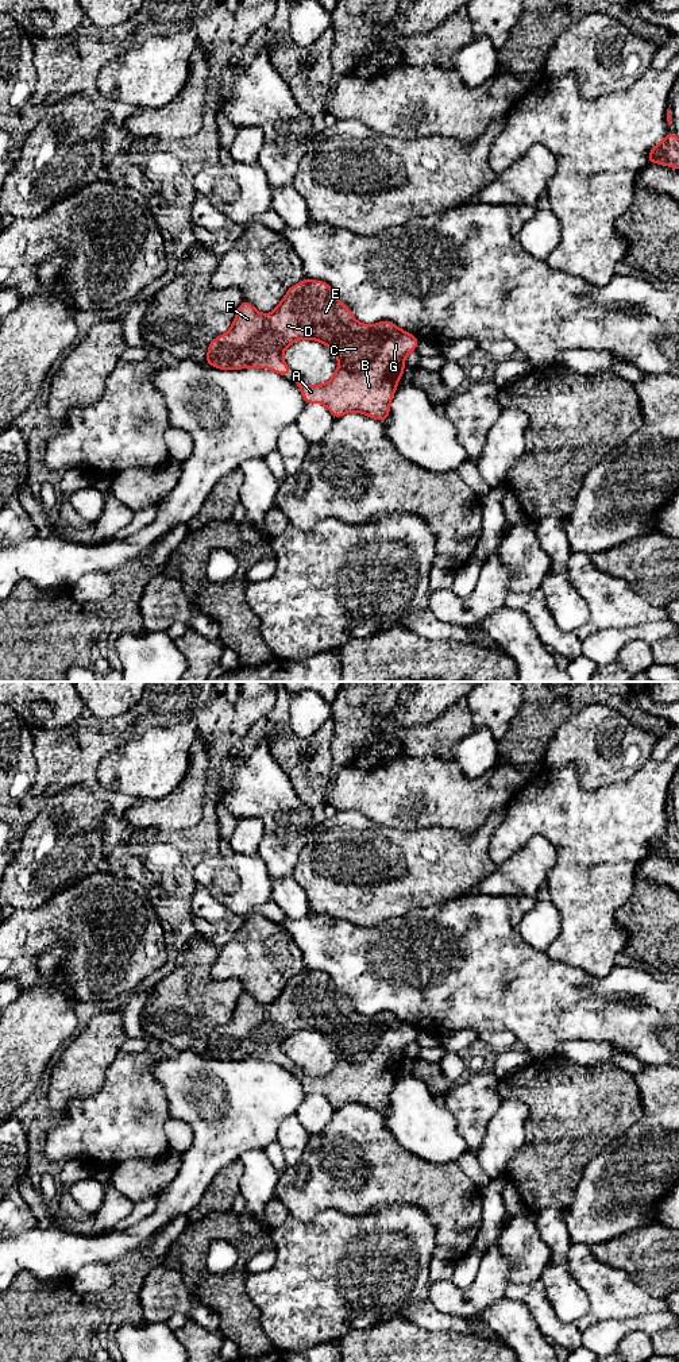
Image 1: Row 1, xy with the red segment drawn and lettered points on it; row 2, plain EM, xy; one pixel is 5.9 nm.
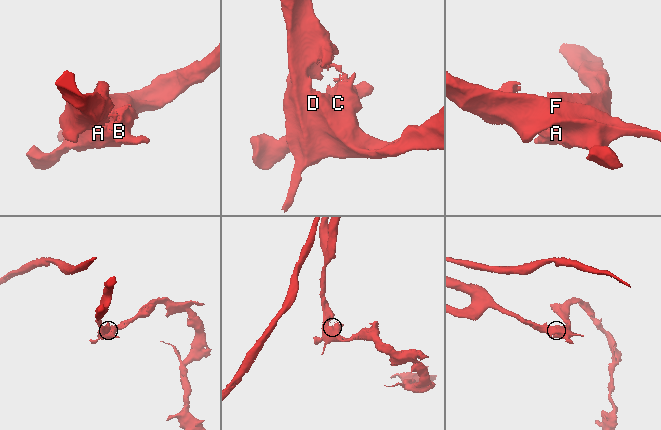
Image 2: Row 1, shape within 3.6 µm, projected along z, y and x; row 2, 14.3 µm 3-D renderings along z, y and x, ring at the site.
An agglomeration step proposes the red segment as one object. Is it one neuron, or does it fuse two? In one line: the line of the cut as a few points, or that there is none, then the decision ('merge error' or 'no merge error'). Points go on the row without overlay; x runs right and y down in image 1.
cut none; no merge error

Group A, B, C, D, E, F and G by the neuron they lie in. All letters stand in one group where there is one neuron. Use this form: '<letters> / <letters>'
A B C D E F G

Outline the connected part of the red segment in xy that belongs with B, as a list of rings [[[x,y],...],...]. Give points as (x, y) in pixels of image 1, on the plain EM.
[[[305,969],[286,983],[269,1007],[262,1006],[244,991],[238,999],[229,1022],[211,1031],[205,1054],[221,1061],[269,1058],[288,1068],[292,1064],[282,1045],[300,1030],[324,1034],[340,1054],[332,1070],[324,1076],[309,1077],[296,1070],[305,1095],[320,1093],[335,1110],[359,1103],[382,1114],[389,1108],[391,1088],[405,1062],[405,1049],[416,1042],[418,1034],[416,1027],[400,1020],[391,1012],[379,1012],[374,1016],[356,1012],[350,999],[336,989],[328,975]]]

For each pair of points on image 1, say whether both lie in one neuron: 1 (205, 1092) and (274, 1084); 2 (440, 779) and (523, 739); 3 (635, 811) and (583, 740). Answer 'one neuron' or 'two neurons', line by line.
1: one neuron
2: two neurons
3: two neurons

